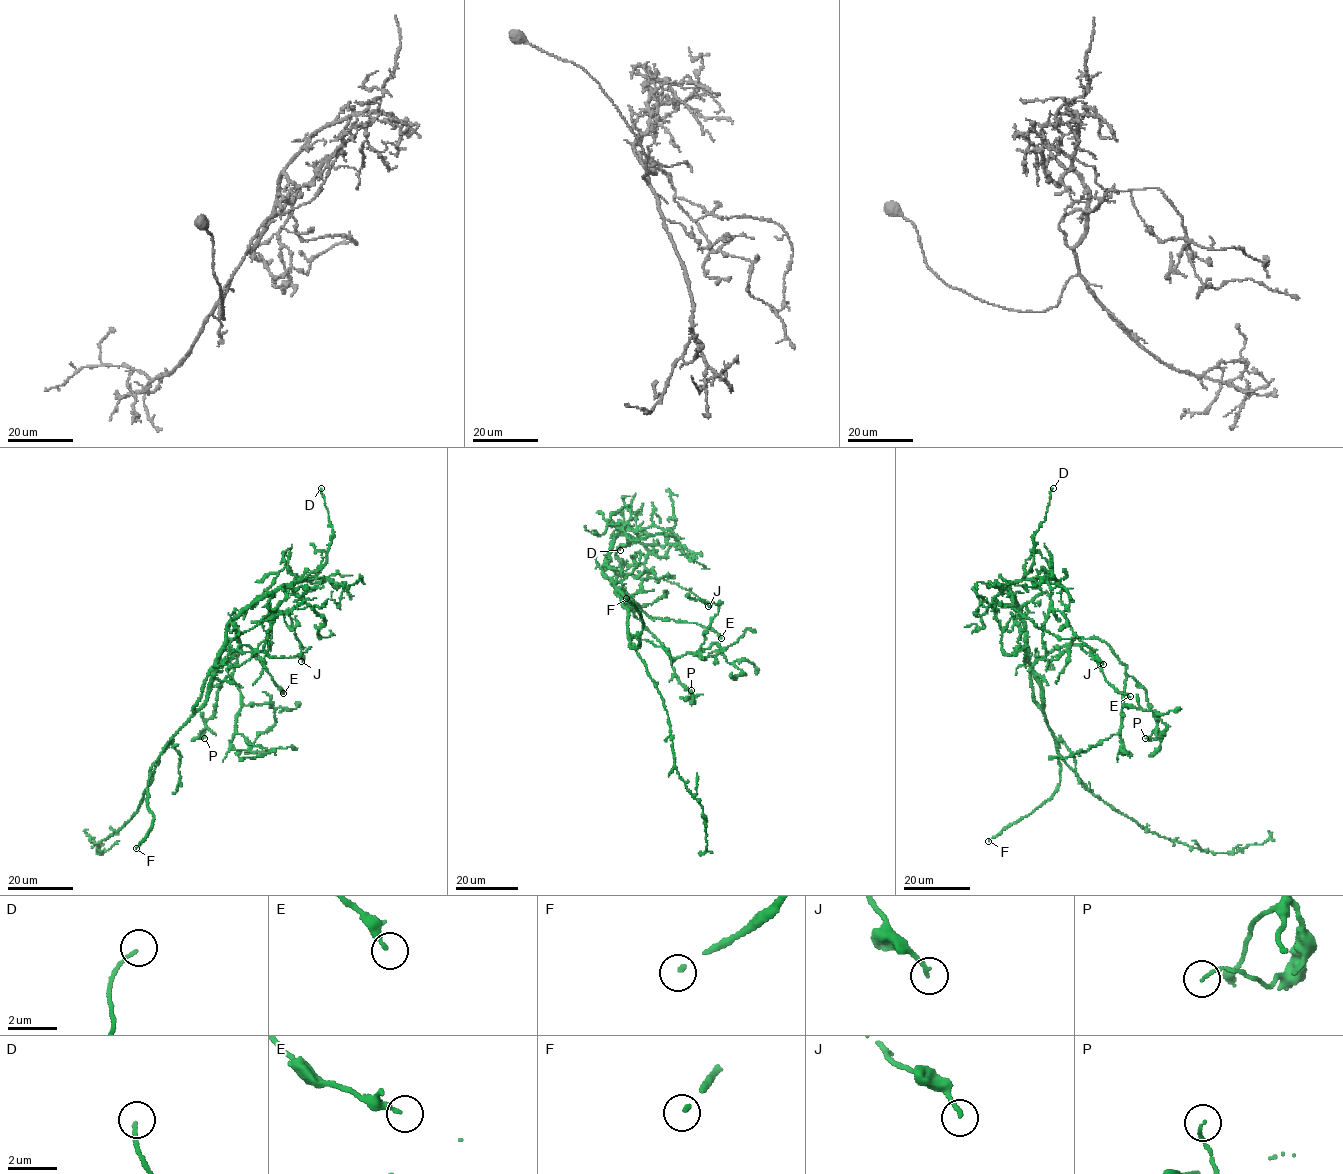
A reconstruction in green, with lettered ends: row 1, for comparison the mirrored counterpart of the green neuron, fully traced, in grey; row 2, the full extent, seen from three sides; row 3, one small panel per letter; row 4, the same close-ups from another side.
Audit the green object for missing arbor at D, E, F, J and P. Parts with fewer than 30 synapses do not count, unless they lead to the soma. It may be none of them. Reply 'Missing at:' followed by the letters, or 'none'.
Missing at: F

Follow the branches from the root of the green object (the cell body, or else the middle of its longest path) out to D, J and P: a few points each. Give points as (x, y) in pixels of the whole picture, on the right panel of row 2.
D: (1037, 703), (1025, 624), (1008, 587), (1031, 571), (1034, 534), (1045, 518), (1050, 491), (1053, 488)
J: (1037, 703), (1021, 615), (1023, 605), (1039, 594), (1047, 593), (1051, 605), (1068, 620), (1072, 632), (1103, 664)
P: (1037, 703), (1030, 676), (1035, 661), (1079, 636), (1098, 638), (1144, 689), (1159, 733), (1145, 738)

